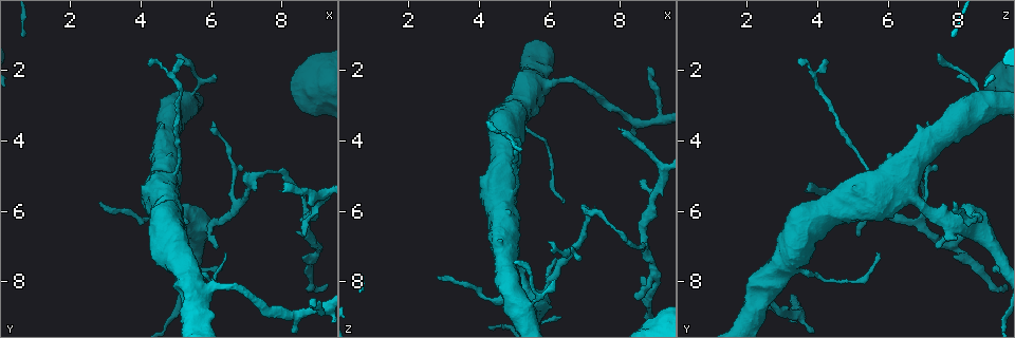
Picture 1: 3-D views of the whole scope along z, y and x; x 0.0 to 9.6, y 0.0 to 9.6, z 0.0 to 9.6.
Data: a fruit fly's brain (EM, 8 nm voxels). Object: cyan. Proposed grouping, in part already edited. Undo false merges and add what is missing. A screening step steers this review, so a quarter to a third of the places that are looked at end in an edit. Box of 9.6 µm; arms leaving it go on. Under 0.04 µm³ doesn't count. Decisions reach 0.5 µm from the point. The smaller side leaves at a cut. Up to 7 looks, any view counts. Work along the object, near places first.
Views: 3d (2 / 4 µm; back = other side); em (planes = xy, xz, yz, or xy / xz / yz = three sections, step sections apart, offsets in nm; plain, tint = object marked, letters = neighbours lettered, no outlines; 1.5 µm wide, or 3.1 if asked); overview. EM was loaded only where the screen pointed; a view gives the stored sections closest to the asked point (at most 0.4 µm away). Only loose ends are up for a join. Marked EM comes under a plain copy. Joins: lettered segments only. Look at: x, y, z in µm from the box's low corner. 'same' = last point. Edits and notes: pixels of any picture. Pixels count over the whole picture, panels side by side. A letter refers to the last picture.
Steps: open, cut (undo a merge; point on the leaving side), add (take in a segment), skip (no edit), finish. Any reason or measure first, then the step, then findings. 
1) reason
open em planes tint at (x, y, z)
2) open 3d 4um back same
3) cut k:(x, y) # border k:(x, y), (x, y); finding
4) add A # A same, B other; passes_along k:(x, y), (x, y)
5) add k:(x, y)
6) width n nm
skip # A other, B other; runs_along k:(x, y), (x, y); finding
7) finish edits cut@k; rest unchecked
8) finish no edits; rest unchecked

sharp bend
open 3d 2um back at (7.25, 5.05, 6.05)

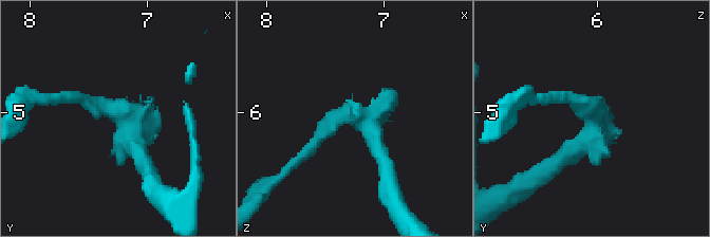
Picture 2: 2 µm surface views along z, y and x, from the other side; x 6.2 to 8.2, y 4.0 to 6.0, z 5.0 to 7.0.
open em xy step 4 tint at (7.22, 5.02, 6.02)

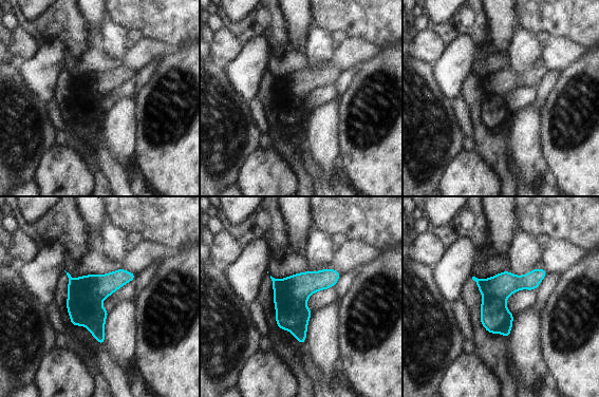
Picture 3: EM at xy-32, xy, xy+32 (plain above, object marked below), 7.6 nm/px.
open em planes letters same

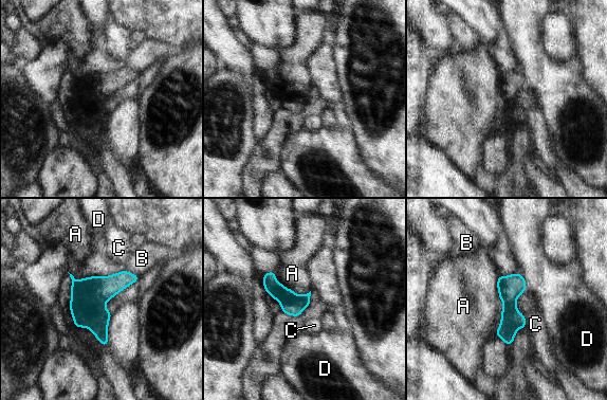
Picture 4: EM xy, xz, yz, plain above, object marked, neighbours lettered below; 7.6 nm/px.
width 140 nm
cut 4:(275, 289) # A other, B other, C other, D other; part_leaving 4:(518, 276), (509, 290), (509, 342); two cells meet here

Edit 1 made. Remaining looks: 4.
open overview

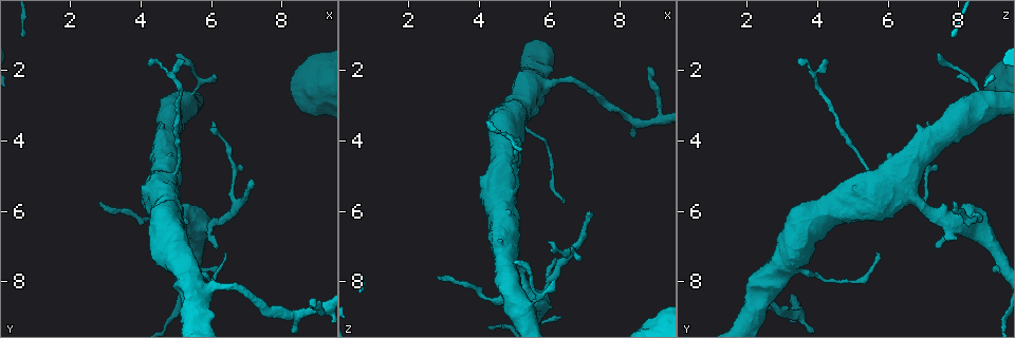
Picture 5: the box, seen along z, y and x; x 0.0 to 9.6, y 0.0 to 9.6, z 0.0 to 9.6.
thick turns thin
open em yz step 4 tint at (5.05, 4.85, 5.45)

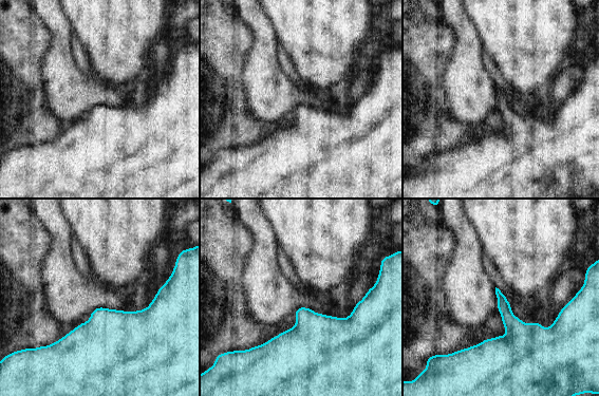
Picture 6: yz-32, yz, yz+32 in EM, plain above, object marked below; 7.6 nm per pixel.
another direction
open em planes letters same

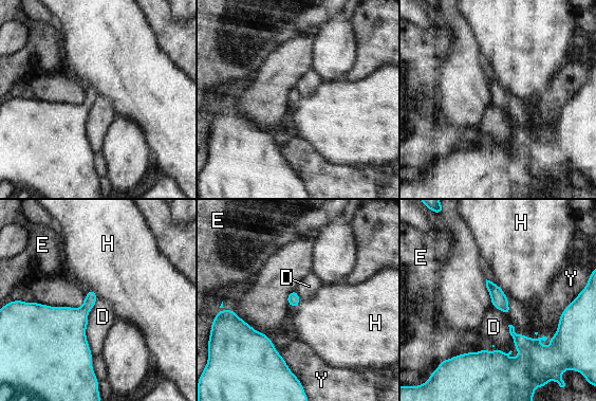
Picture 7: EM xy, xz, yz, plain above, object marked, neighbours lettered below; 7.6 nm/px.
longest_contact H 110 nm
skip # D other, E other, H other, Y other; continuous, no second cell

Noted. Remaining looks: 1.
end of a long branch
open em planes letters at (2.80, 5.75, 7.85)

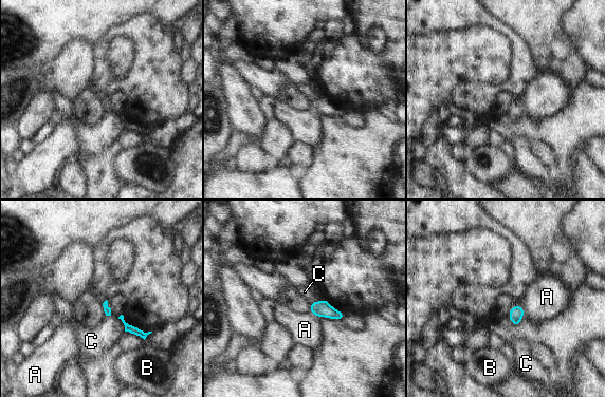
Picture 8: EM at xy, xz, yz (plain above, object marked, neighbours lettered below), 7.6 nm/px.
skip # A other, B other, C other; border 8:(521, 306), (524, 316); no lettered segment goes on from it

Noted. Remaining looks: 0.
finish edits cut@4; rest unchecked

